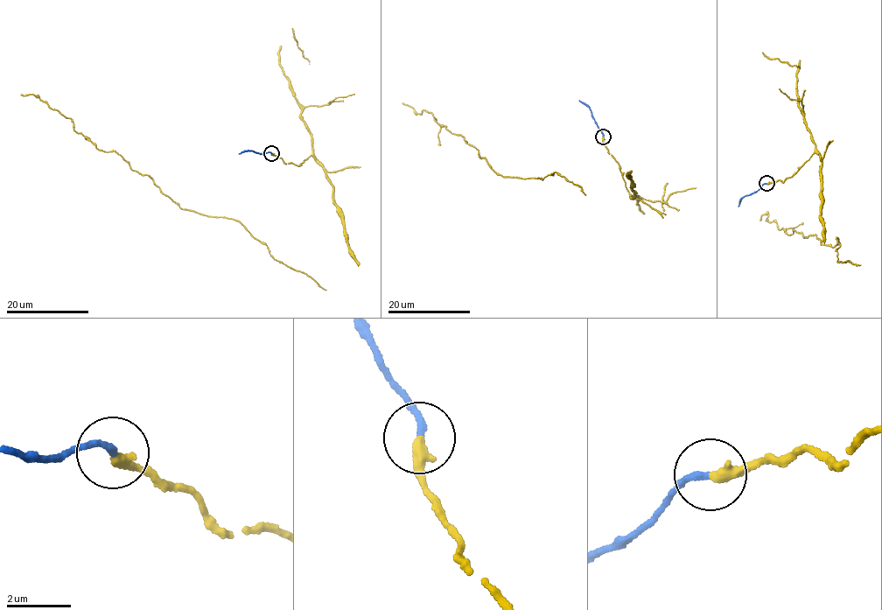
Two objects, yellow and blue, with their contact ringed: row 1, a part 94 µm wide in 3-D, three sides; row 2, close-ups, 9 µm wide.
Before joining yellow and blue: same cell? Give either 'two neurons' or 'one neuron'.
one neuron

